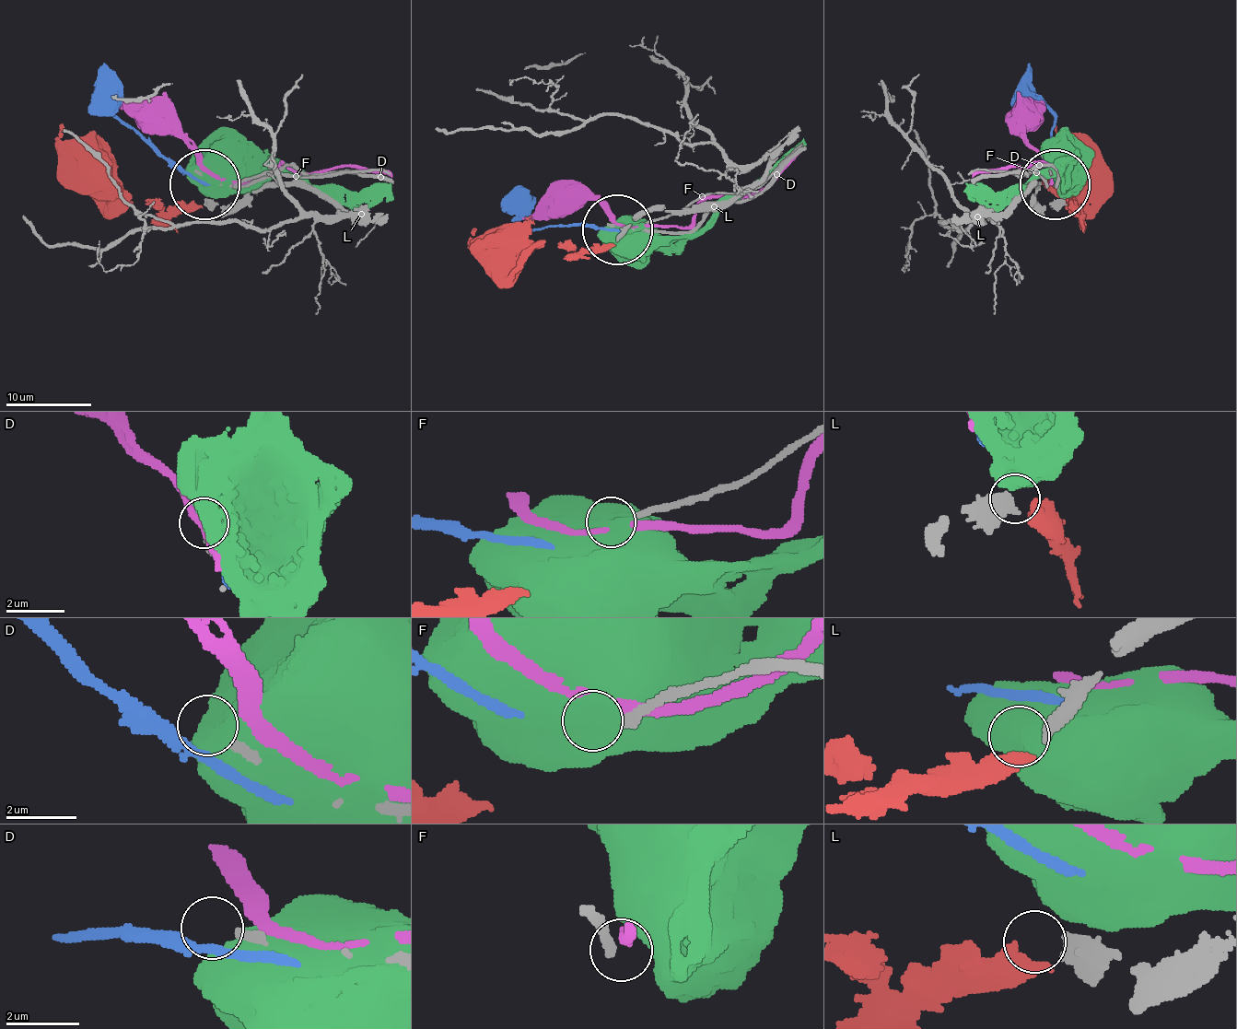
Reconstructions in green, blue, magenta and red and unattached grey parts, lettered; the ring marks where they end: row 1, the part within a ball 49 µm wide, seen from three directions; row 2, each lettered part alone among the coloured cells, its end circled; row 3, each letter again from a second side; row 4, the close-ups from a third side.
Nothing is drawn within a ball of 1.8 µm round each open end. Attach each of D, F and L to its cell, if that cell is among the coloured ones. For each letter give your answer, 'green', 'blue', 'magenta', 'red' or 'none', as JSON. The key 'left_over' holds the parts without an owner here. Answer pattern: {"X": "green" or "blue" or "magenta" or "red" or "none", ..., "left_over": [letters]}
{"D": "none", "F": "none", "L": "red", "left_over": ["D", "F"]}

